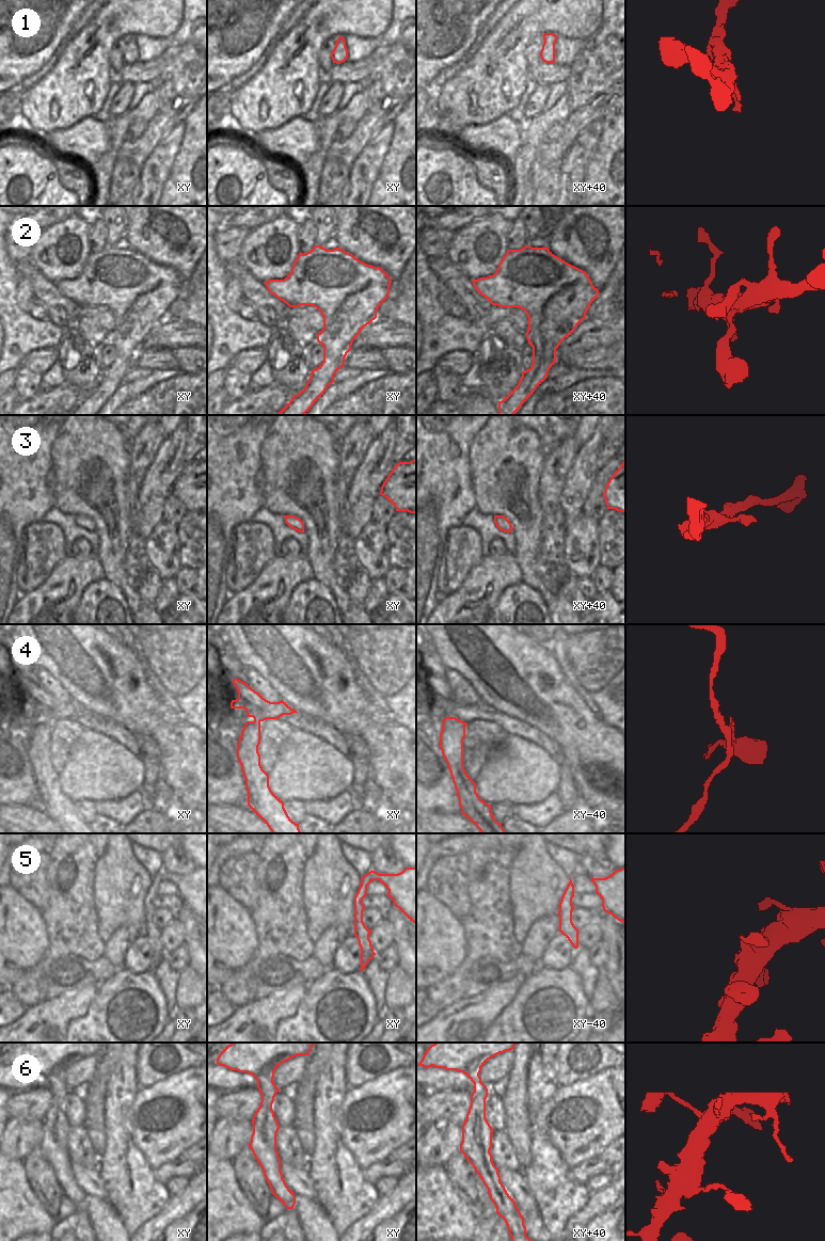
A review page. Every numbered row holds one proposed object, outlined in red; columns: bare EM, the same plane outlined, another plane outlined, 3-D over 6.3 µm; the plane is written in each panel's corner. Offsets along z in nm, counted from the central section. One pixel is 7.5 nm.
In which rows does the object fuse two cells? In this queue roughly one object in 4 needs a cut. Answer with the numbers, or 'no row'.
4

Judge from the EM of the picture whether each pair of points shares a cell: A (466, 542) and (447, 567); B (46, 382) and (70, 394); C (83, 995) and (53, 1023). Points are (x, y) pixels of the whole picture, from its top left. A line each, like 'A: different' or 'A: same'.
A: same
B: different
C: same

